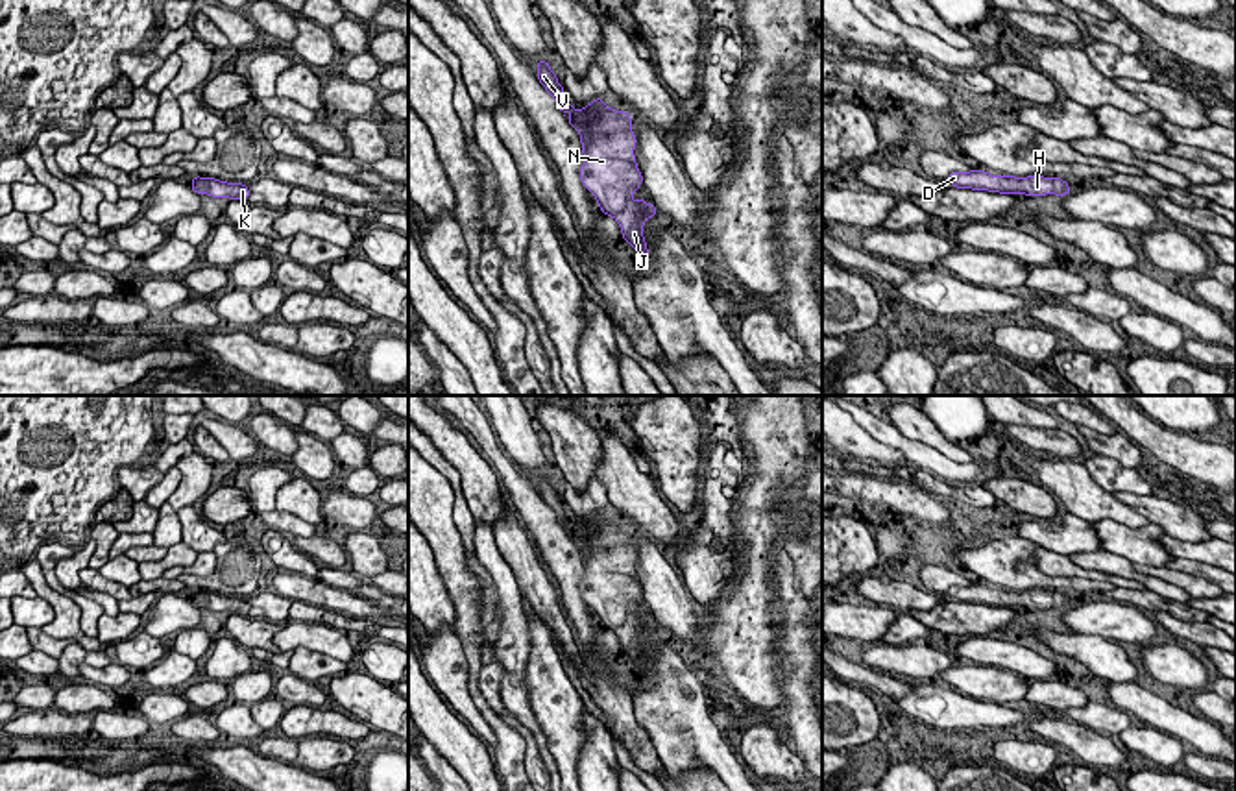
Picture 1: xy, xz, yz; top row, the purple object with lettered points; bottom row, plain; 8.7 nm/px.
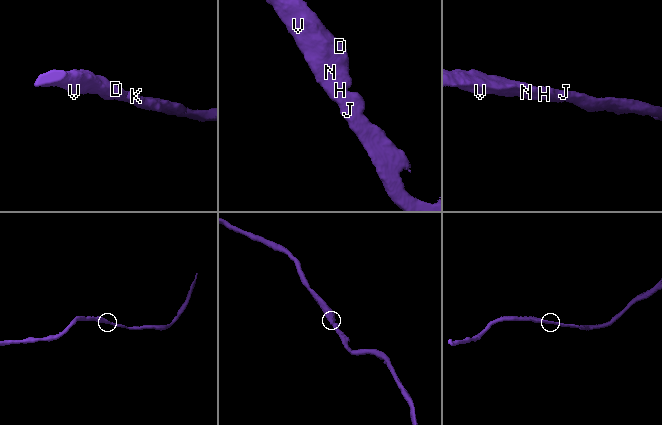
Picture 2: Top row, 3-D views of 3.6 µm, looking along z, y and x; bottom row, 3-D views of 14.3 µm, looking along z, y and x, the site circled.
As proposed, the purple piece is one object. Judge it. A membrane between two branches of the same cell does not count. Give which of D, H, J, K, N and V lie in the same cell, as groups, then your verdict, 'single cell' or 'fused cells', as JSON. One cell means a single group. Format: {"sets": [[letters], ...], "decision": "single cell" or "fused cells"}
{"sets": [["D", "H", "J", "K", "N", "V"]], "decision": "single cell"}

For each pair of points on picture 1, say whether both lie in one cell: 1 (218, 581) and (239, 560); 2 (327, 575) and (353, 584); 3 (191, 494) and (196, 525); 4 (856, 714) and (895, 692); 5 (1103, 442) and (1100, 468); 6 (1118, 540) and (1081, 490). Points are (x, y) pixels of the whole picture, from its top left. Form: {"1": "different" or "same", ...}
{"1": "same", "2": "same", "3": "different", "4": "different", "5": "different", "6": "different"}

